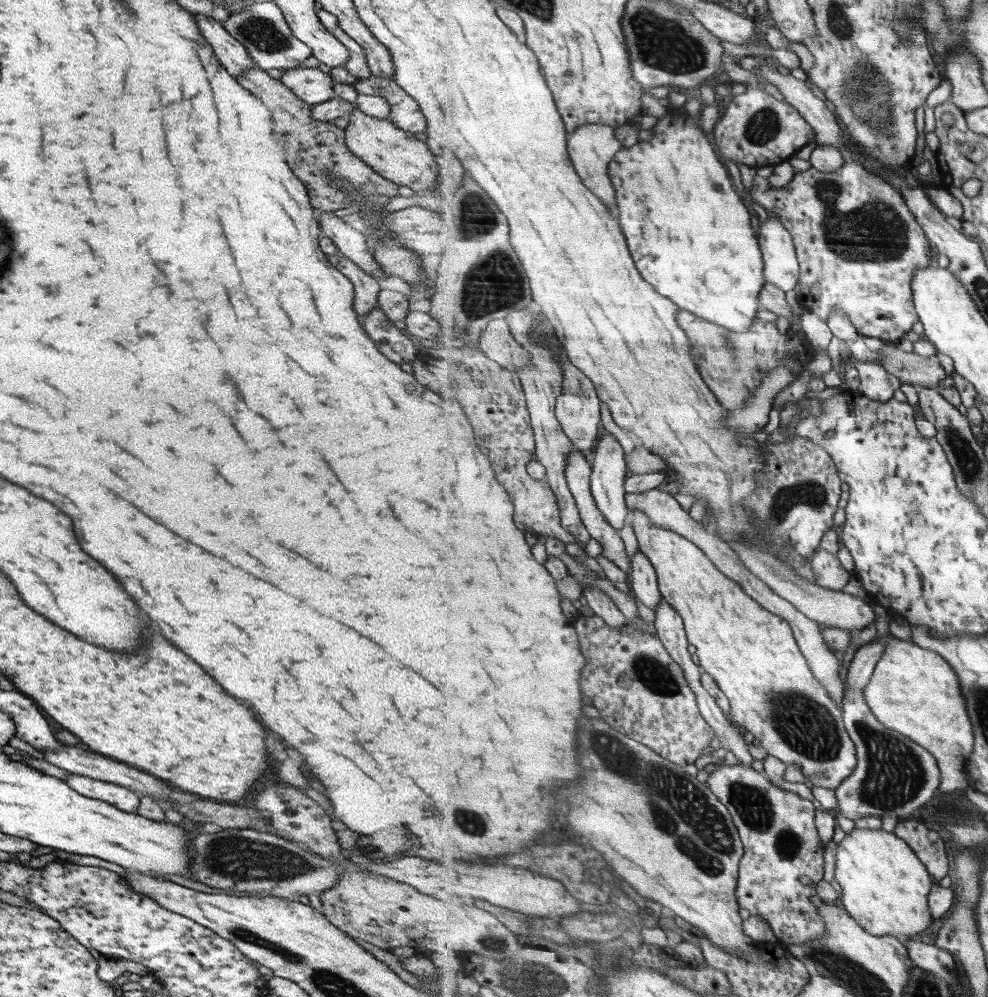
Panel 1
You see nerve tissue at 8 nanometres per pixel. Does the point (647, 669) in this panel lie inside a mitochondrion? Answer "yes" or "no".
yes

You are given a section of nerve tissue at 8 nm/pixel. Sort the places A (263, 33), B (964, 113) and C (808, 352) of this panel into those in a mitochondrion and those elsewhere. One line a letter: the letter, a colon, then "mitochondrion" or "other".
A: mitochondrion
B: other
C: other

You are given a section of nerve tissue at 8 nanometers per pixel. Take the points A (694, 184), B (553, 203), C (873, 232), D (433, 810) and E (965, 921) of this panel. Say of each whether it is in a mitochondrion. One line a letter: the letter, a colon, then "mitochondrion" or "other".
A: other
B: other
C: mitochondrion
D: mitochondrion
E: other

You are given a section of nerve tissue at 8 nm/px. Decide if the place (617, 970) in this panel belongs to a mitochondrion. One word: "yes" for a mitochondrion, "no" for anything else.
no

